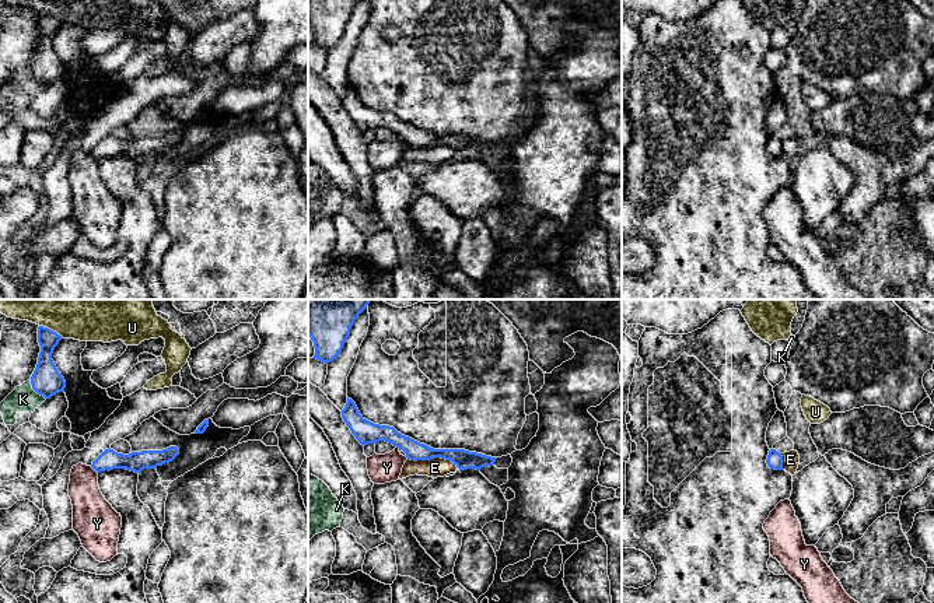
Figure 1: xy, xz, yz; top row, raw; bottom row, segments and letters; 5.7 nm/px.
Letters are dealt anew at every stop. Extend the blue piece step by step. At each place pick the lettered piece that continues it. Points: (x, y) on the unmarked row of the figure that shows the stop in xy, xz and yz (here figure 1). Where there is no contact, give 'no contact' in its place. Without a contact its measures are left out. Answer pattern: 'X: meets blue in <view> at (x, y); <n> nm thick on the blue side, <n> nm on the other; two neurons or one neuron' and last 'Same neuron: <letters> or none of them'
E: meets blue in xz at (434, 143); 110 nm thick on the blue side, 110 nm on the other; two neurons
K: meets blue in xy at (35, 77); 180 nm thick on the blue side, 160 nm on the other; two neurons
U: meets blue in xy at (52, 17); 130 nm thick on the blue side, 160 nm on the other; two neurons
Y: meets blue in xy at (94, 155); 120 nm thick on the blue side, 220 nm on the other; two neurons
Same neuron: none of them

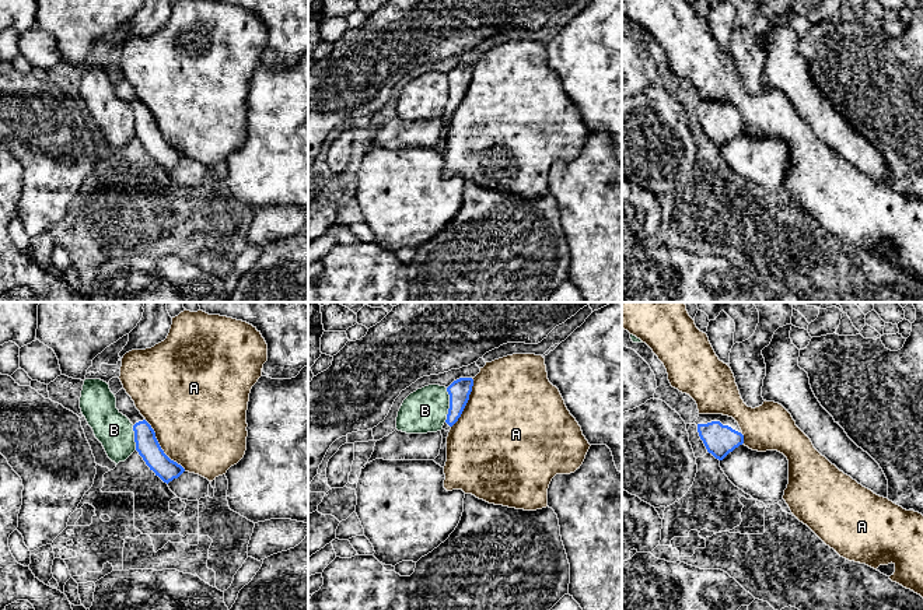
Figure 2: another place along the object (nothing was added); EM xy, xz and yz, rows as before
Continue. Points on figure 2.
A: meets blue in xy at (160, 133); 130 nm thick on the blue side, 500 nm on the other; two neurons
B: meets blue in xz at (450, 91); 120 nm thick on the blue side, 260 nm on the other; two neurons
Same neuron: none of them

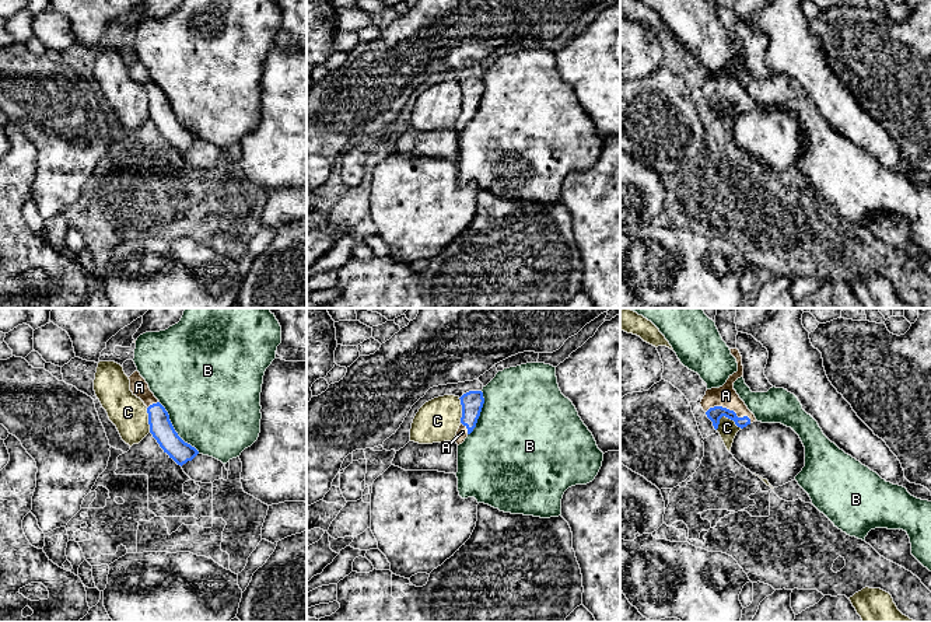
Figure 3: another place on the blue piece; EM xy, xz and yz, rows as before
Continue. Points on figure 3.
A: meets blue in yz at (728, 95); 80 nm thick on the blue side, 120 nm on the other; one neuron
B: meets blue in xy at (174, 115); 130 nm thick on the blue side, 500 nm on the other; two neurons
C: meets blue in yz at (725, 102); 80 nm thick on the blue side, 110 nm on the other; two neurons
Same neuron: A

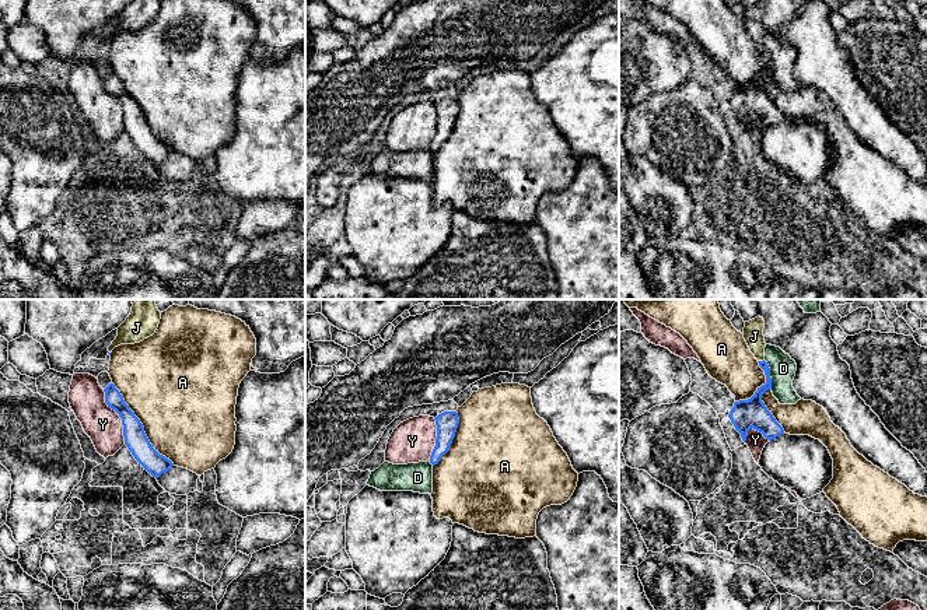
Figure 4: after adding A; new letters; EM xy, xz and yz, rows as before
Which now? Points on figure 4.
A: meets blue in xy at (142, 112); 130 nm thick on the blue side, 480 nm on the other; two neurons
D: meets blue in yz at (769, 60); 170 nm thick on the blue side, 150 nm on the other; two neurons
J: meets blue in yz at (761, 48); 90 nm thick on the blue side, 110 nm on the other; one neuron
Y: meets blue in xy at (119, 102); 130 nm thick on the blue side, 200 nm on the other; two neurons
Same neuron: J

